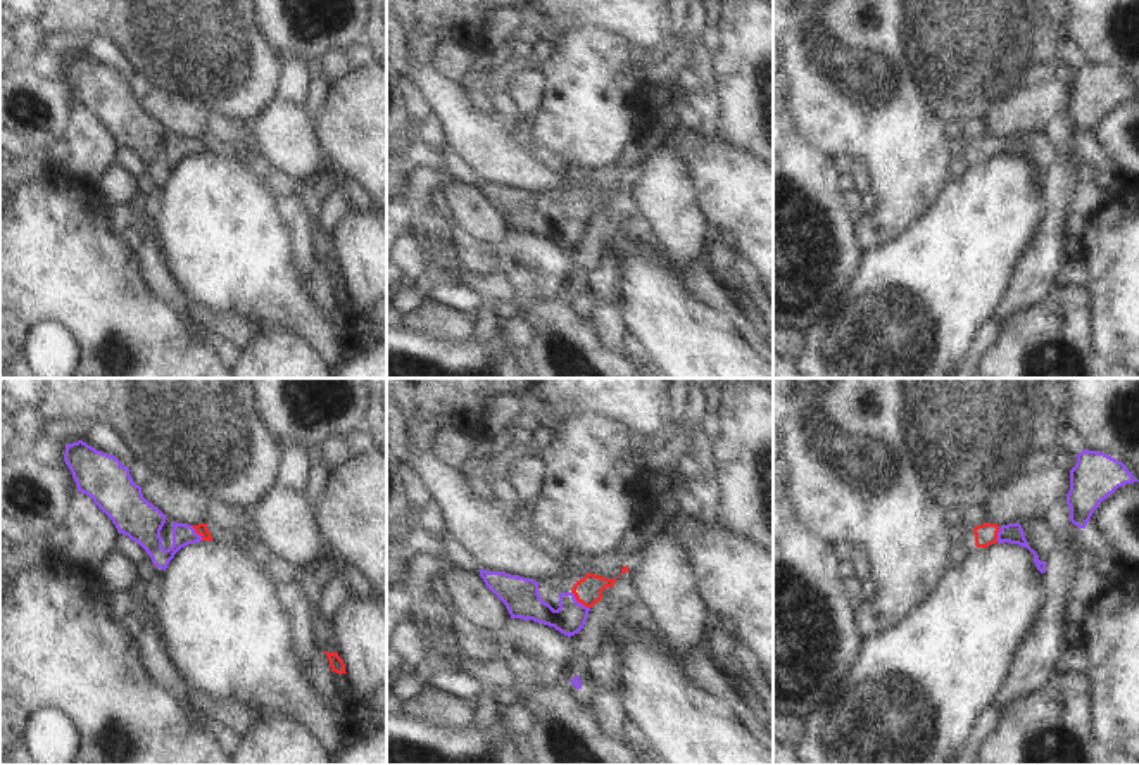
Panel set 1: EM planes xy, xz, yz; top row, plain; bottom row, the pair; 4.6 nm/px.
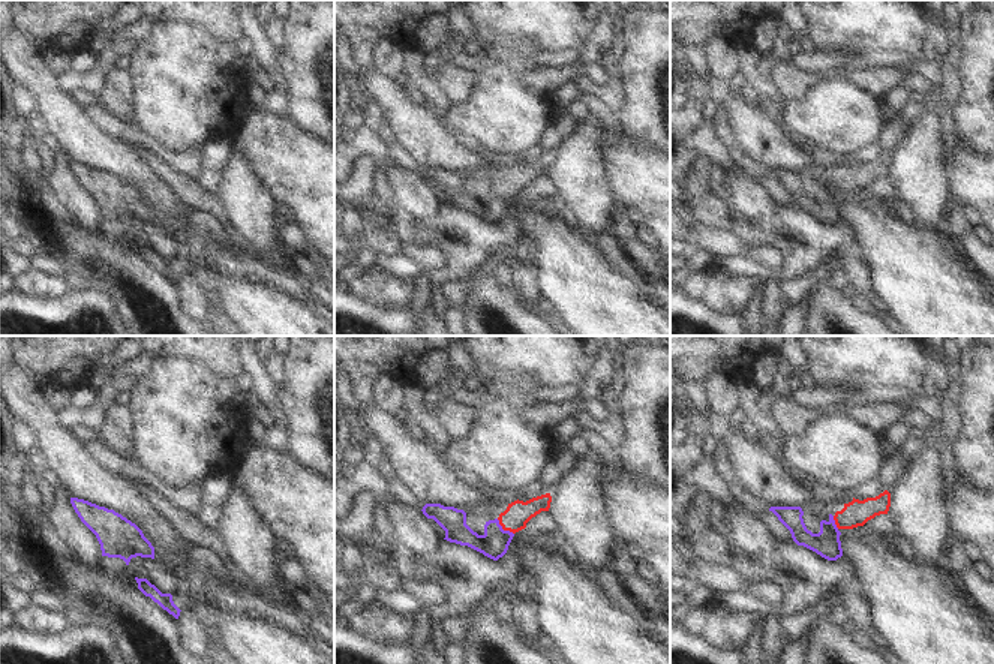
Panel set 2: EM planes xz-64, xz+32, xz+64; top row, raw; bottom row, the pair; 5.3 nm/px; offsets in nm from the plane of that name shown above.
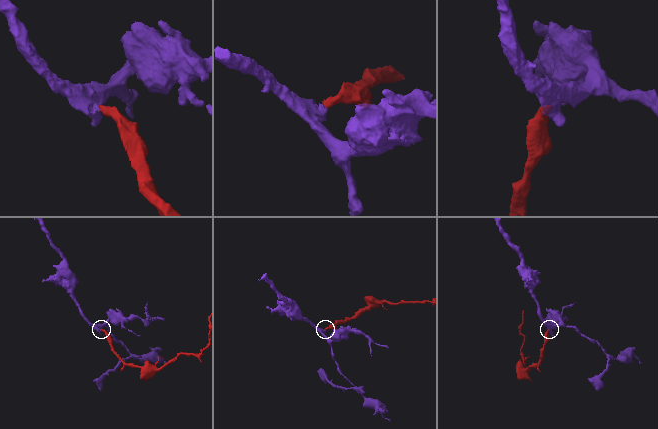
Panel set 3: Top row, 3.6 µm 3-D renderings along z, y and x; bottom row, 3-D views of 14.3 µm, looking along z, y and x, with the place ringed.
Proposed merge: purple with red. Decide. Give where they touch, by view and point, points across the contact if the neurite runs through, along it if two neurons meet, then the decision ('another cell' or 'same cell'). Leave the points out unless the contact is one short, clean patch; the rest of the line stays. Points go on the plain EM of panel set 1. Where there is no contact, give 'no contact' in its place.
contact xz (577, 214); way xz (523, 214), (544, 227), (577, 214), (589, 202); same cell

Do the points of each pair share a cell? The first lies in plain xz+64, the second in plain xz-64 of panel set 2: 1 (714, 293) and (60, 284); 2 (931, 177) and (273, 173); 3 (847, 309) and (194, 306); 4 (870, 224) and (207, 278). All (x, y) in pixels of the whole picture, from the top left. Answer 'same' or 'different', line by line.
1: same
2: different
3: different
4: different

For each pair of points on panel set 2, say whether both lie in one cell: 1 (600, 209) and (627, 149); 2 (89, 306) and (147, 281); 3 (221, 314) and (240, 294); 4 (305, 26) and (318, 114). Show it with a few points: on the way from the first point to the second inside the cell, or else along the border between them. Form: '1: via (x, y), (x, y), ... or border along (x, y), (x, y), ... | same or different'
1: border along (601, 153), (609, 188), (619, 206) | different
2: border along (108, 293), (123, 320) | different
3: border along (218, 275), (218, 291), (225, 311), (233, 320) | different
4: via (314, 48), (314, 74), (318, 80), (318, 92) | same

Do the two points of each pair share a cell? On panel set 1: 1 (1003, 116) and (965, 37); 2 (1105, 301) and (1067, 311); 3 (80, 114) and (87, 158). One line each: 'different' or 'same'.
1: different
2: different
3: same

